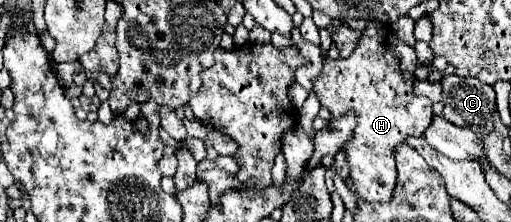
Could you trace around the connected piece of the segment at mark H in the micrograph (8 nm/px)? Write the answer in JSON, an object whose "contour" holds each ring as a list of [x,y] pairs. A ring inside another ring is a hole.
{"contour":[[[369,20],[353,54],[337,60],[325,58],[321,74],[313,80],[313,90],[319,96],[321,106],[327,106],[333,118],[351,110],[355,110],[359,118],[353,140],[345,146],[351,168],[347,186],[365,200],[387,202],[391,198],[397,180],[393,158],[395,146],[403,144],[409,136],[421,136],[433,120],[431,100],[413,94],[413,84],[417,82],[415,70],[419,66],[423,64],[417,60],[415,48],[399,40],[391,32],[391,26]]]}

